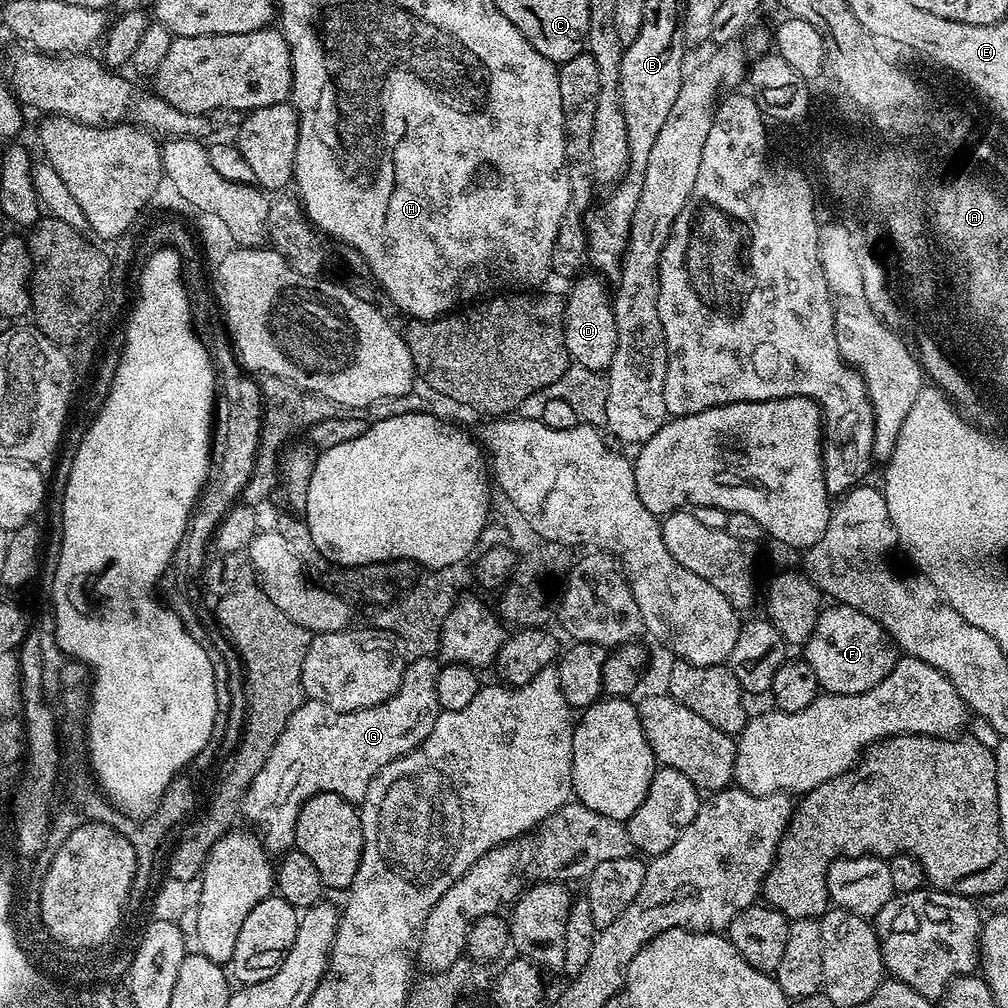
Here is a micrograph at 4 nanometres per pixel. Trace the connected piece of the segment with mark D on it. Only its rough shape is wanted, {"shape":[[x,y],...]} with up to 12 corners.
{"shape":[[584,274],[566,295],[577,365],[607,373],[618,342],[610,288]]}

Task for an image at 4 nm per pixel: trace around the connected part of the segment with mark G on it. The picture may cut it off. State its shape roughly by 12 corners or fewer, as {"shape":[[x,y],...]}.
{"shape":[[438,664],[378,706],[305,699],[240,804],[284,854],[319,792],[363,801],[442,711]]}

